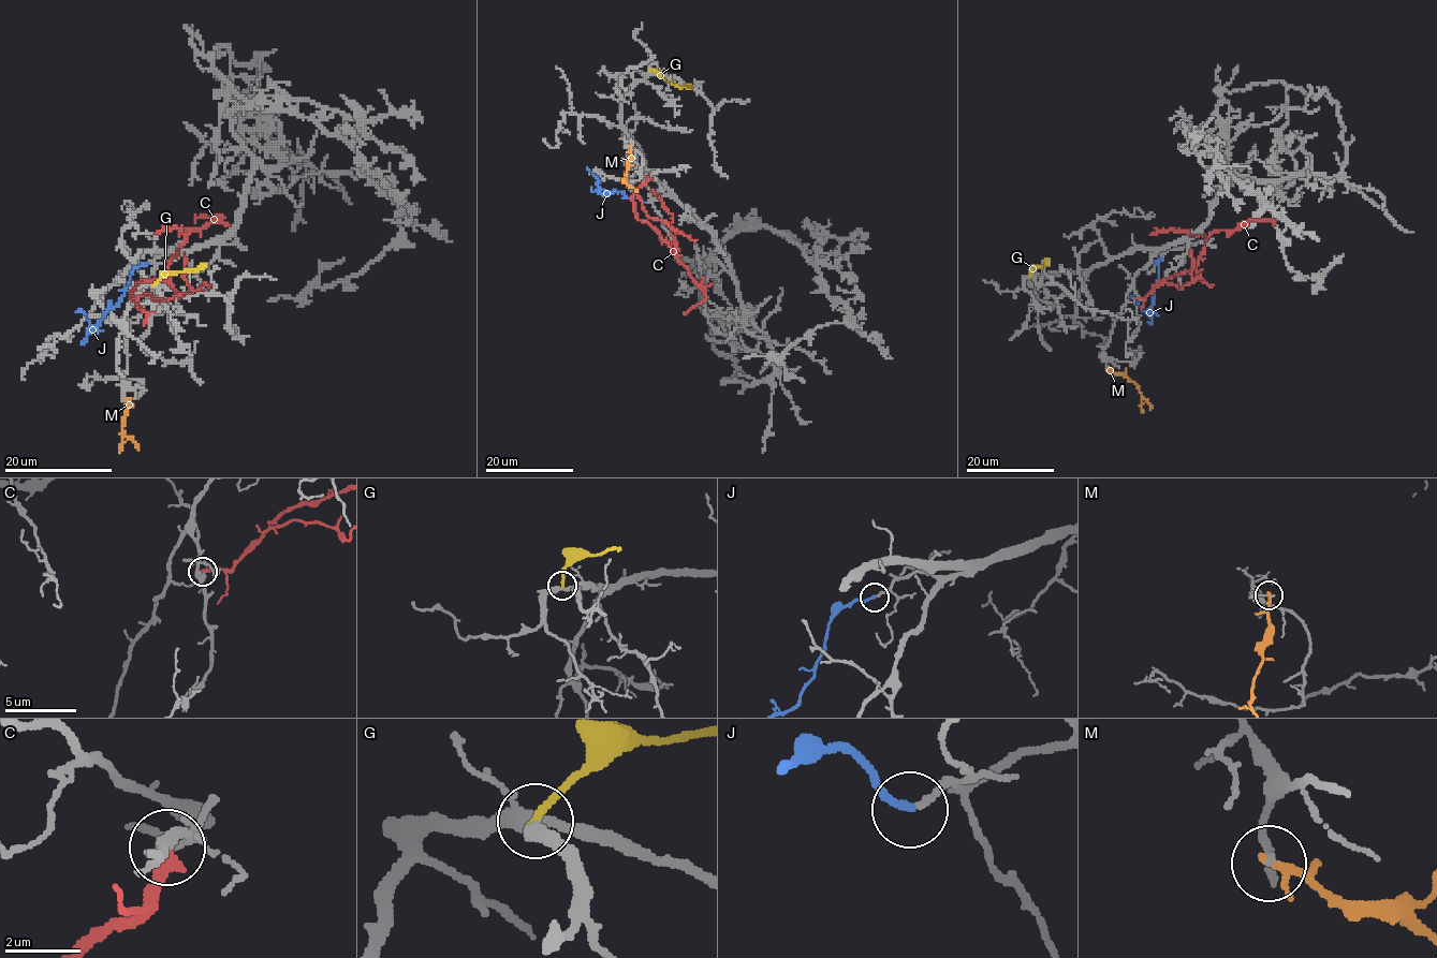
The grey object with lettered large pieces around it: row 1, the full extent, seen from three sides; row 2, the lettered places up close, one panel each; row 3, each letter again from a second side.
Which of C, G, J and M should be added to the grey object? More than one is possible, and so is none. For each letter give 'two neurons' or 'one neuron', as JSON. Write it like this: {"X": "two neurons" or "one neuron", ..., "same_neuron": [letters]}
{"C": "two neurons", "G": "two neurons", "J": "one neuron", "M": "two neurons", "same_neuron": ["J"]}

